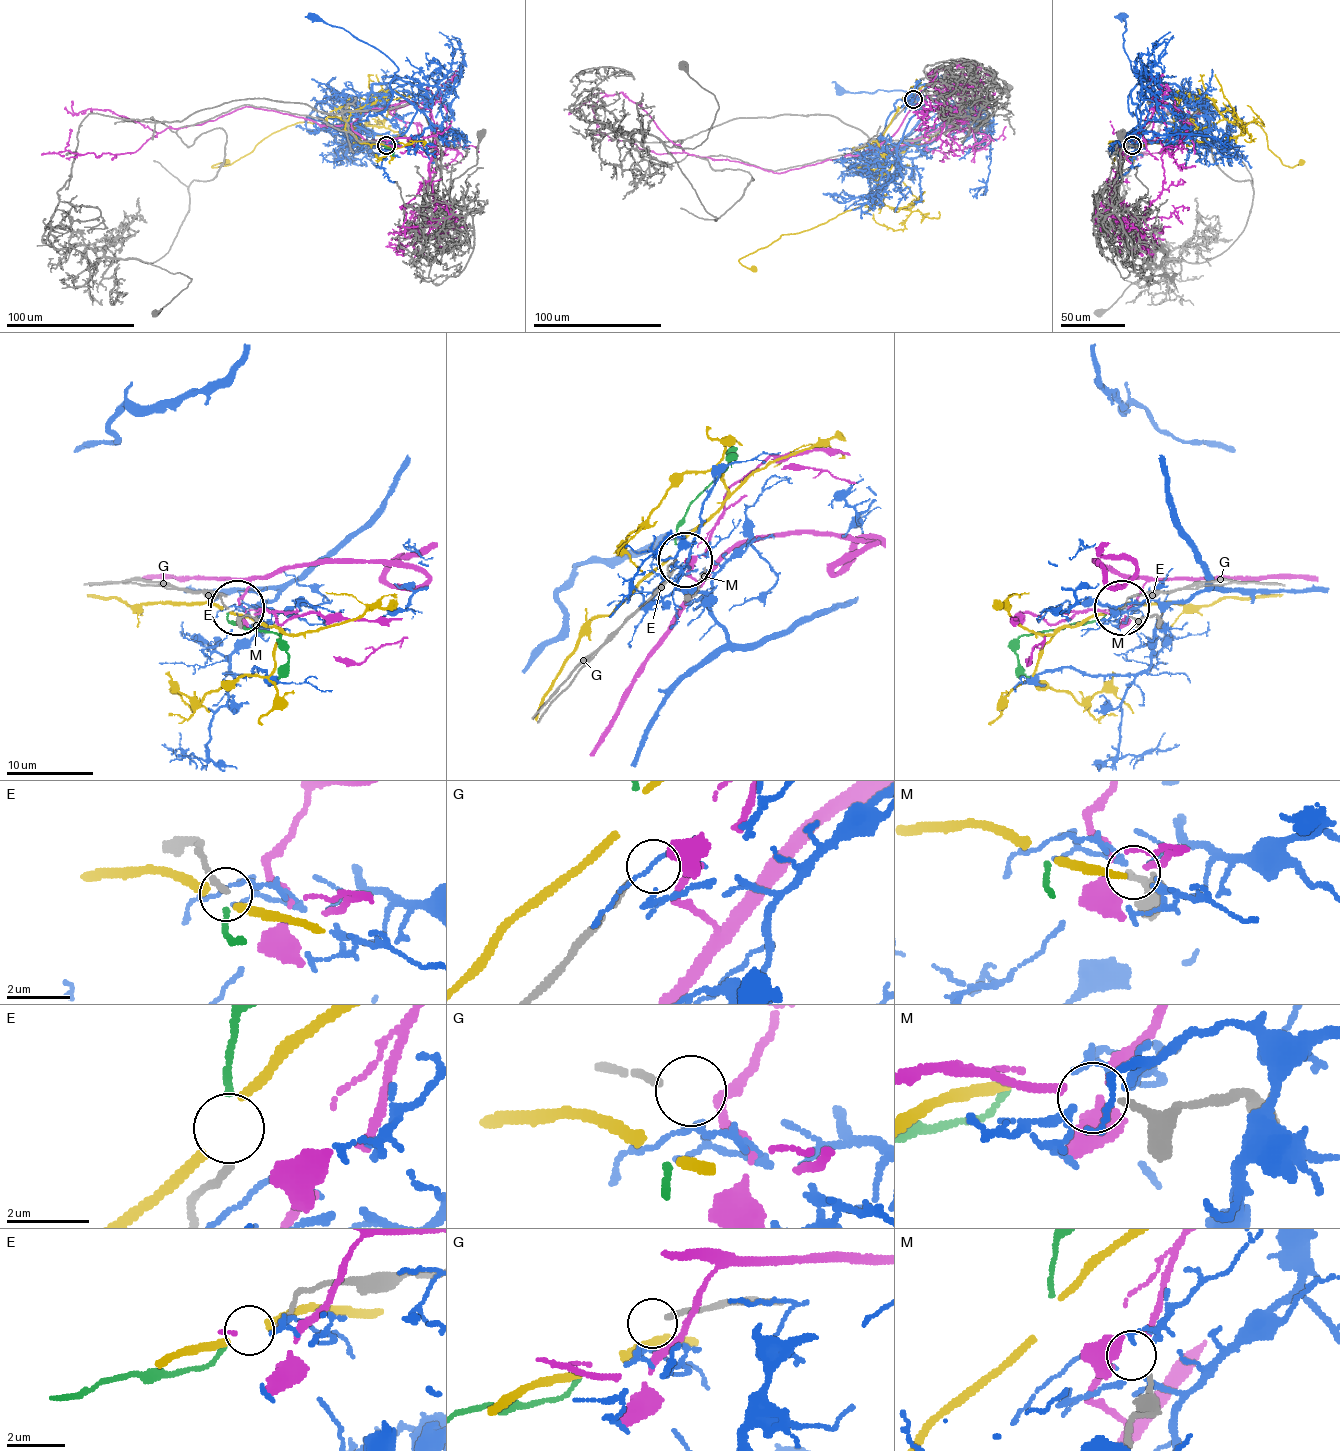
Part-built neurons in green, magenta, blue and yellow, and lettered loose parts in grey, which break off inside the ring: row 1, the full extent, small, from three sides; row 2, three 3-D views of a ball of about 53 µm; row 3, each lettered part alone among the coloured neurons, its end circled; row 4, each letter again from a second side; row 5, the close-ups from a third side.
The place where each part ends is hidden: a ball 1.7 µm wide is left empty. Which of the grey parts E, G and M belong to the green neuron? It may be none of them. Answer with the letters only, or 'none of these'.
E

